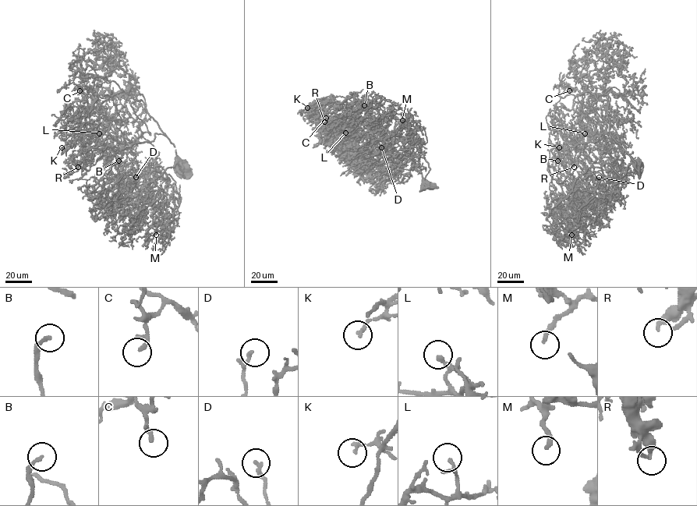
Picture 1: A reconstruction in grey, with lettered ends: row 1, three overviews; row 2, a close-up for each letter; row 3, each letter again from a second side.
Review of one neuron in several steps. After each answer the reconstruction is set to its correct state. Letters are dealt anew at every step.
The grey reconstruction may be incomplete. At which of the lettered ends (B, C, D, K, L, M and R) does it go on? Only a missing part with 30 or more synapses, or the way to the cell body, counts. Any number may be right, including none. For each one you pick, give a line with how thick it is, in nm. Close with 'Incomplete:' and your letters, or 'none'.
M: Thickness 200 nm
R: Thickness 280 nm
Incomplete: M, R

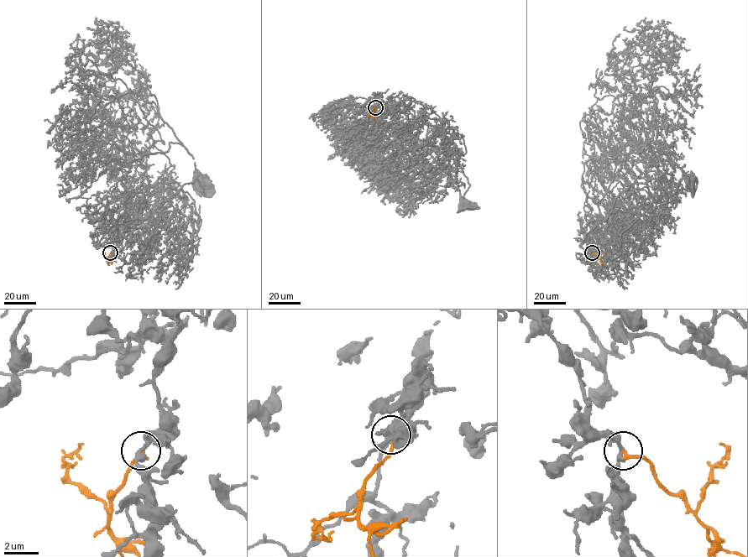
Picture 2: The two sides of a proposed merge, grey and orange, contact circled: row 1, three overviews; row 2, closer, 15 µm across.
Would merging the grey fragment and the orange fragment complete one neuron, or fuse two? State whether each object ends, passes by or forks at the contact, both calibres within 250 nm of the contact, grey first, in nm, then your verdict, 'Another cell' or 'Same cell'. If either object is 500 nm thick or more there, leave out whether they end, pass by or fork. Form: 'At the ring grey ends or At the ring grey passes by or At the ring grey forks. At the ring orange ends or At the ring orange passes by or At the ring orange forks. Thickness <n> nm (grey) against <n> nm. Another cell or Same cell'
At the ring grey passes by. At the ring orange ends. Thickness 280 nm (grey) against 200 nm. Same cell

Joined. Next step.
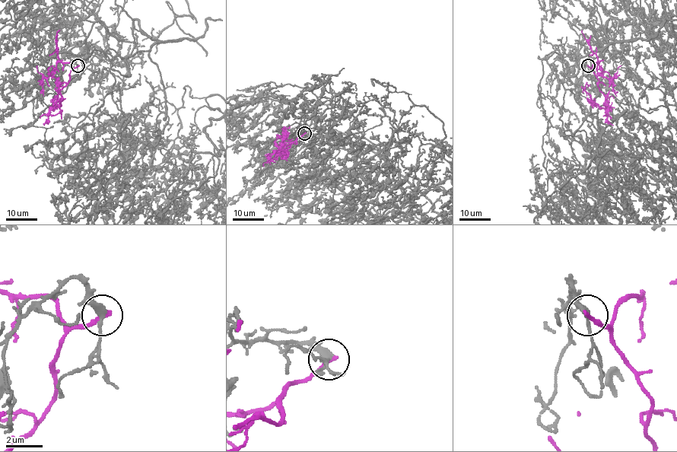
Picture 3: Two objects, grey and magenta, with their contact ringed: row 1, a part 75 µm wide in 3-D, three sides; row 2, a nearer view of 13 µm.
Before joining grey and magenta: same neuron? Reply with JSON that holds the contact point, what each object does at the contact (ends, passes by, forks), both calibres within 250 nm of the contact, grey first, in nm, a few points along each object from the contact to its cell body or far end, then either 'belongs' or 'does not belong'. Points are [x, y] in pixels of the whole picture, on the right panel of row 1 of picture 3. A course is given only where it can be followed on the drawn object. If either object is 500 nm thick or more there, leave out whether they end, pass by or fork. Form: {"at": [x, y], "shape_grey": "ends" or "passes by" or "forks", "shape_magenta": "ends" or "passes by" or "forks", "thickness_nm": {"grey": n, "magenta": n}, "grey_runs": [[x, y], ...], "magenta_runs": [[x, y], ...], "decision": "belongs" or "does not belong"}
{"at": [588, 65], "shape_grey": "passes by", "shape_magenta": "ends", "thickness_nm": {"grey": 300, "magenta": 240}, "magenta_runs": [[588, 65], [605, 97], [604, 108], [595, 103], [585, 90], [585, 86], [589, 85]], "decision": "does not belong"}

